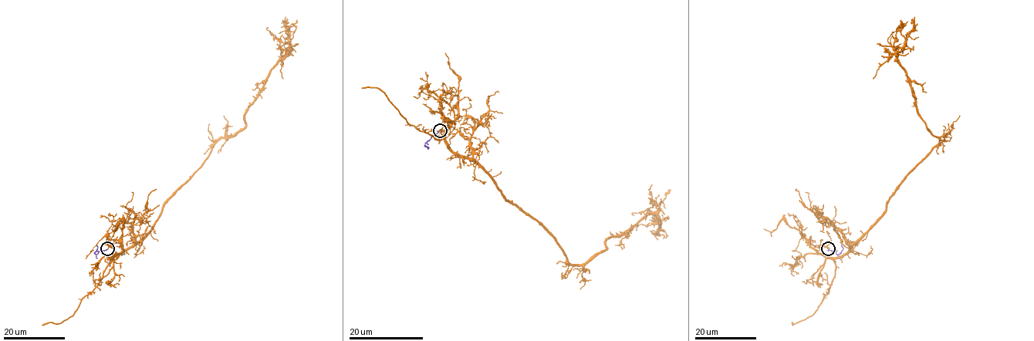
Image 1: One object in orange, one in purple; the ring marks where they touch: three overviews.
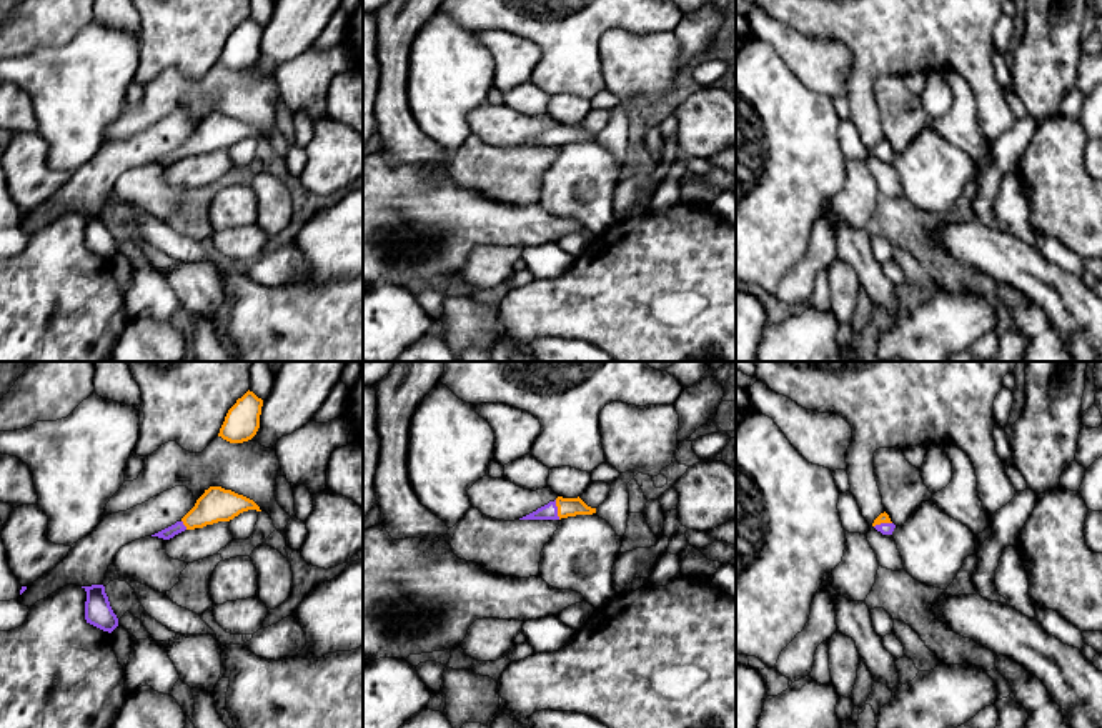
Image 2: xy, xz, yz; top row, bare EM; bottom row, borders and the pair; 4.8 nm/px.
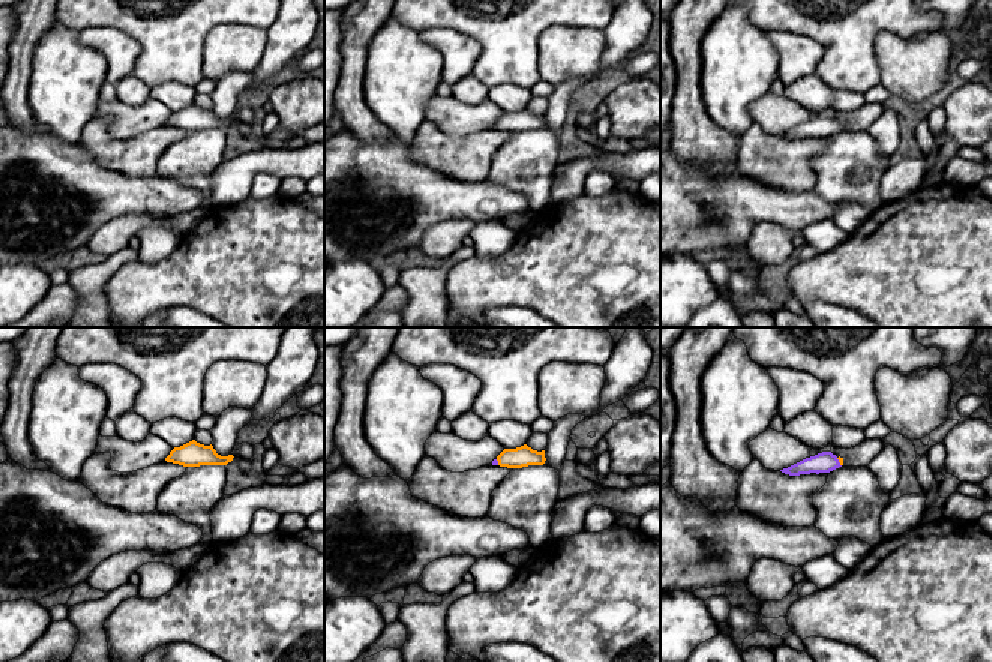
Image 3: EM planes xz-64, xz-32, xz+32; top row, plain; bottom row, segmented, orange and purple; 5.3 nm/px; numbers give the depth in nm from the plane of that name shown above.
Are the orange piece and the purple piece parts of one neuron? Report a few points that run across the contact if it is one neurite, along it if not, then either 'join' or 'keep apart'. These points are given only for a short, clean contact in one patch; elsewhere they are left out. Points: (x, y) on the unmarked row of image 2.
line xz (566, 134), (558, 137), (548, 139); join

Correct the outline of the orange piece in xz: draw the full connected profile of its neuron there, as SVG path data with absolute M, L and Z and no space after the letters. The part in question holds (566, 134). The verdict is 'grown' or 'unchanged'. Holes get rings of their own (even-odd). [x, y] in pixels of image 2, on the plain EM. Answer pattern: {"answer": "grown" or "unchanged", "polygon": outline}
{"answer": "grown", "polygon": "M558 123L554 128L538 135L536 138L519 145L519 147L561 147L576 142L593 142L596 135L588 133L579 123L563 125Z"}

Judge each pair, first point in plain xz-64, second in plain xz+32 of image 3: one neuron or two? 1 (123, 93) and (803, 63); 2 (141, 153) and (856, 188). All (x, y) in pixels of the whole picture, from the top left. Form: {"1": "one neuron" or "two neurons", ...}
{"1": "two neurons", "2": "two neurons"}

